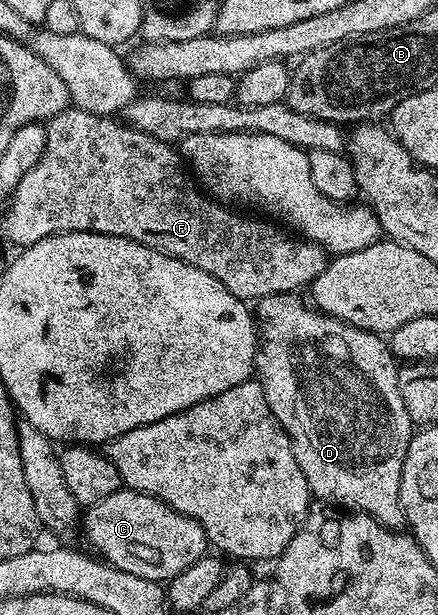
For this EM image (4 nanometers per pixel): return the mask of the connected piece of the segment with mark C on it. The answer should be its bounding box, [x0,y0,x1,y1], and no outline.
[84,488,208,583]

